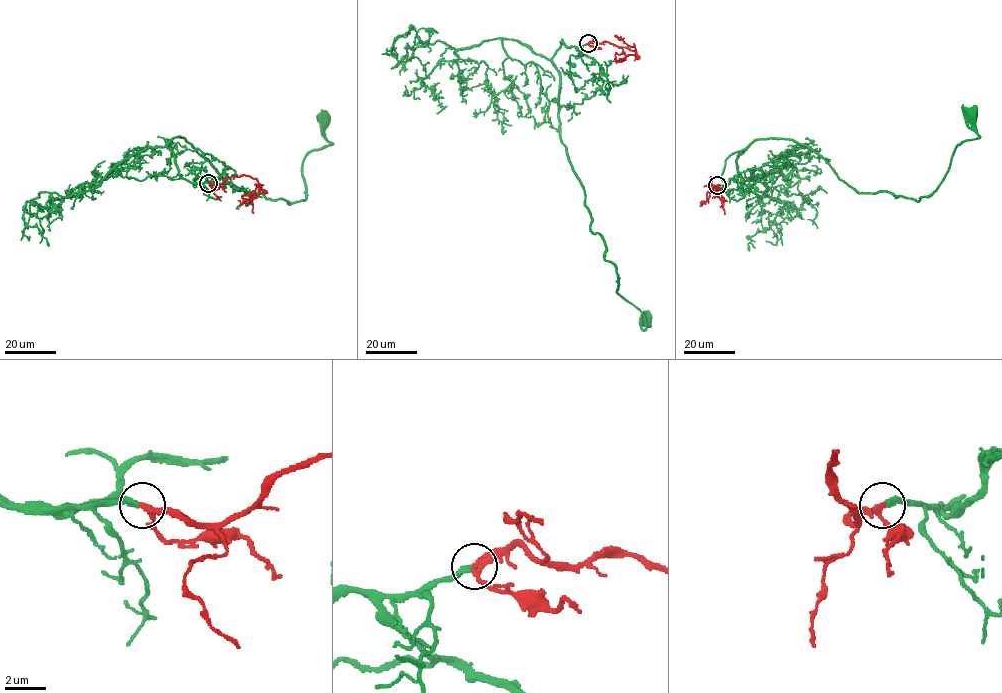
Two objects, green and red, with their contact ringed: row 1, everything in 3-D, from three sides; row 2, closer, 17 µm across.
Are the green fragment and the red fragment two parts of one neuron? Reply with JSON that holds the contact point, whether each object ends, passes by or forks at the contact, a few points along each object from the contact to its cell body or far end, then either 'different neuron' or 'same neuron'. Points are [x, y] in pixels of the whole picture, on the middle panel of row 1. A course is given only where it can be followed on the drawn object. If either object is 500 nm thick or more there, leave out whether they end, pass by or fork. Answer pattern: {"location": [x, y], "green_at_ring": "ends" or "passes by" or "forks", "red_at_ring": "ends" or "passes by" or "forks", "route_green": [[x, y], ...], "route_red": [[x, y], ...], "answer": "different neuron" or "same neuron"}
{"location": [588, 43], "green_at_ring": "ends", "red_at_ring": "passes by", "route_green": [[588, 43], [561, 39], [552, 58], [559, 134], [616, 291], [640, 311], [642, 329], [645, 320]], "route_red": [[588, 43], [606, 42], [636, 52], [635, 48], [614, 35]], "answer": "same neuron"}

